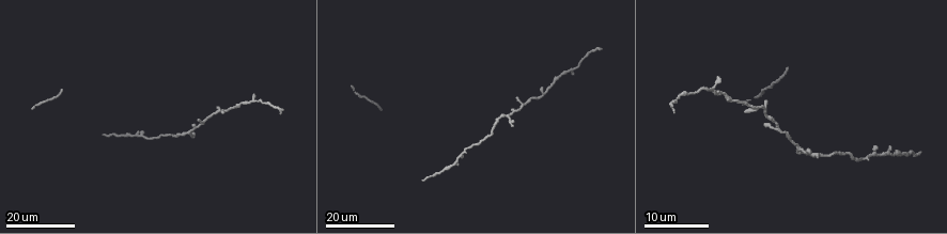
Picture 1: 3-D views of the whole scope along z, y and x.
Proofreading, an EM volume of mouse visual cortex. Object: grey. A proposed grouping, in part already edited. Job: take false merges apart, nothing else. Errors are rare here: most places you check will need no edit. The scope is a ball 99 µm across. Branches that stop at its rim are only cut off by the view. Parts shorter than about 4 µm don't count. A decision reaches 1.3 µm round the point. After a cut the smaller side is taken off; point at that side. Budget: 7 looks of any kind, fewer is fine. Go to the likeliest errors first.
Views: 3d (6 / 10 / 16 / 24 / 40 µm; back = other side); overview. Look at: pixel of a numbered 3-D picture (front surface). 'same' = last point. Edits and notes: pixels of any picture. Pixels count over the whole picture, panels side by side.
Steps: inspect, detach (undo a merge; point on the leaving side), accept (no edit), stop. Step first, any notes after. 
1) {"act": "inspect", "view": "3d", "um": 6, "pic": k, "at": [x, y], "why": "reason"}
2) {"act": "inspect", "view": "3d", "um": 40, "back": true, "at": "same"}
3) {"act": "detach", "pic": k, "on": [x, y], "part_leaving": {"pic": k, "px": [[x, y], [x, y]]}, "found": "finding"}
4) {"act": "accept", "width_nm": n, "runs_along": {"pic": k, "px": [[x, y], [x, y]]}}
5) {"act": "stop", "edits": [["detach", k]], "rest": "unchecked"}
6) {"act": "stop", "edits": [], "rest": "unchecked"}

{"act": "inspect", "view": "3d", "um": 16, "pic": 1, "at": [463, 147], "why": "three arms meet"}

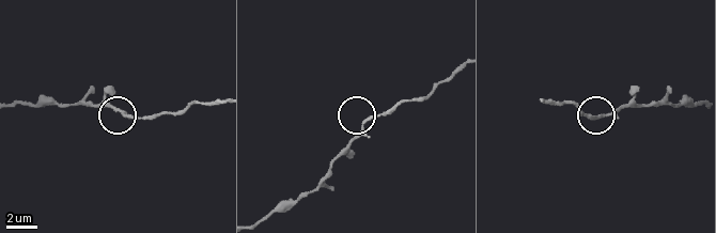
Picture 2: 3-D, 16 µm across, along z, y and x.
{"act": "inspect", "view": "3d", "um": 6, "pic": 2, "at": [125, 116]}

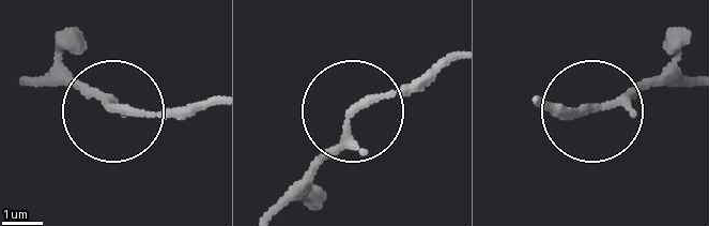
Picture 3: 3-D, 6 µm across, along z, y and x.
{"act": "accept", "runs_along": {"pic": 3, "px": [[356, 108], [451, 64]]}, "found": "all the same cell"}

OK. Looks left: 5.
{"act": "inspect", "view": "3d", "um": 16, "pic": 1, "at": [570, 72], "why": "two arms in line, one across"}

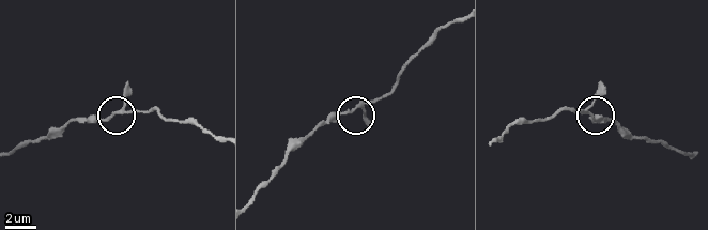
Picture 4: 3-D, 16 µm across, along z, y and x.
{"act": "inspect", "view": "3d", "um": 10, "pic": 4, "at": [589, 115]}

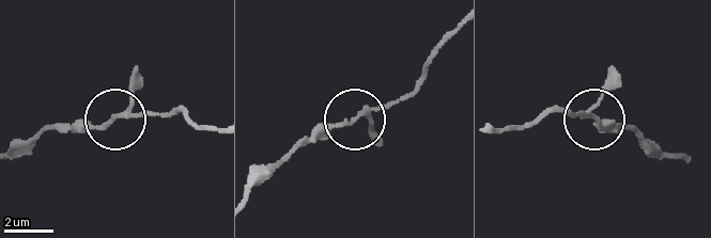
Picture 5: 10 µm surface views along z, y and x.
{"act": "accept", "runs_along": {"pic": 5, "px": [[674, 155], [637, 132], [608, 130], [572, 112]]}, "found": "one cell here"}

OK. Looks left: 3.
{"act": "inspect", "view": "3d", "um": 24, "pic": 1, "at": [541, 94], "why": "thin neck"}

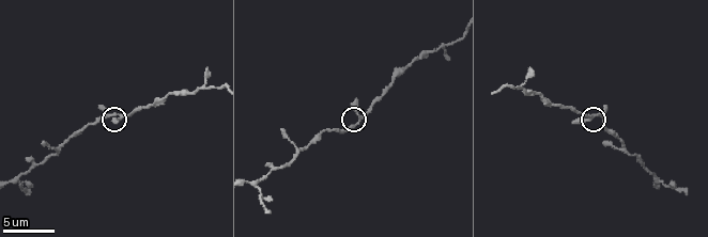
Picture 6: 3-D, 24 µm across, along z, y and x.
{"act": "inspect", "view": "3d", "um": 6, "pic": 6, "at": [114, 113]}

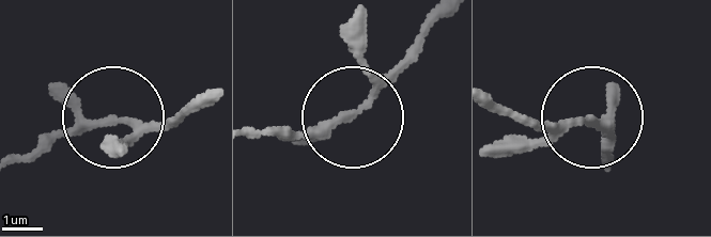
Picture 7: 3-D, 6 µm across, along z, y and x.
{"act": "accept", "runs_along": {"pic": 7, "px": [[11, 163], [103, 119], [181, 123]]}, "found": "all the same cell"}

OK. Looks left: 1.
{"act": "stop", "edits": [], "rest": "unchecked"}

